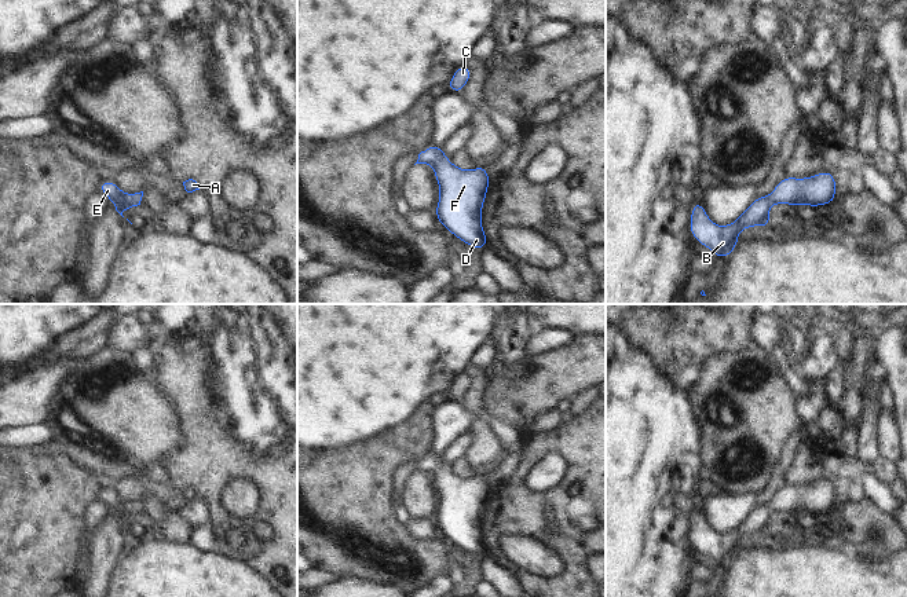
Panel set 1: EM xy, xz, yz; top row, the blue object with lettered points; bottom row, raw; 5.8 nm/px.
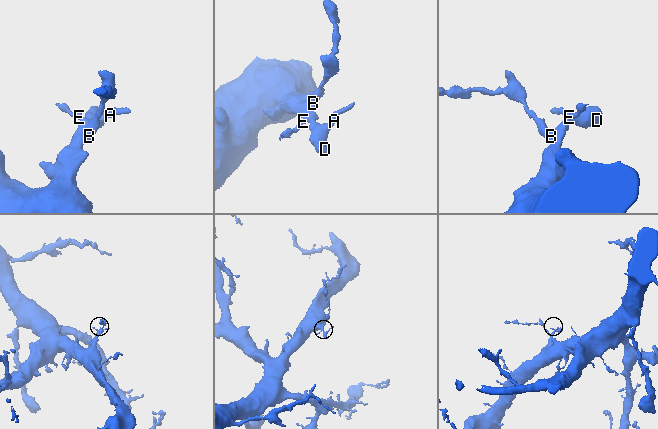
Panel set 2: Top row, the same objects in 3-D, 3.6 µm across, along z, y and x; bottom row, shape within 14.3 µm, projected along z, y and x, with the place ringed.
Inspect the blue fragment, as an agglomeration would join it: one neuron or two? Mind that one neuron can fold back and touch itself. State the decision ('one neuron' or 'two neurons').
one neuron

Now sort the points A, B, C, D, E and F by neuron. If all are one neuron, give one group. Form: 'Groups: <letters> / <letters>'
Groups: A B C D E F.

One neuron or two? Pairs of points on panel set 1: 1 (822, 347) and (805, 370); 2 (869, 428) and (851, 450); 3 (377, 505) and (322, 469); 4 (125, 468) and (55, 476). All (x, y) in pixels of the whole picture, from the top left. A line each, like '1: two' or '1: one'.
1: one
2: two
3: one
4: two

